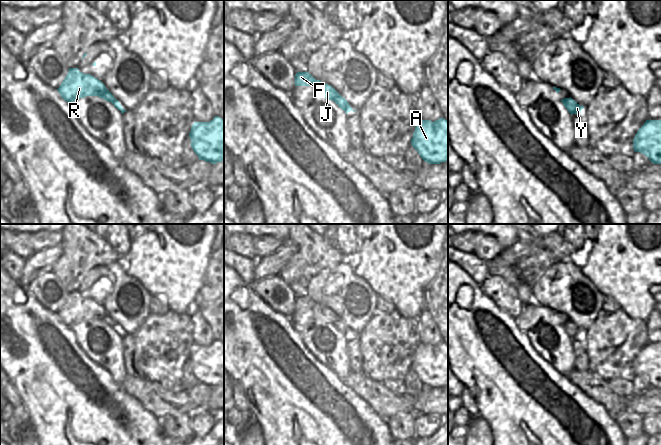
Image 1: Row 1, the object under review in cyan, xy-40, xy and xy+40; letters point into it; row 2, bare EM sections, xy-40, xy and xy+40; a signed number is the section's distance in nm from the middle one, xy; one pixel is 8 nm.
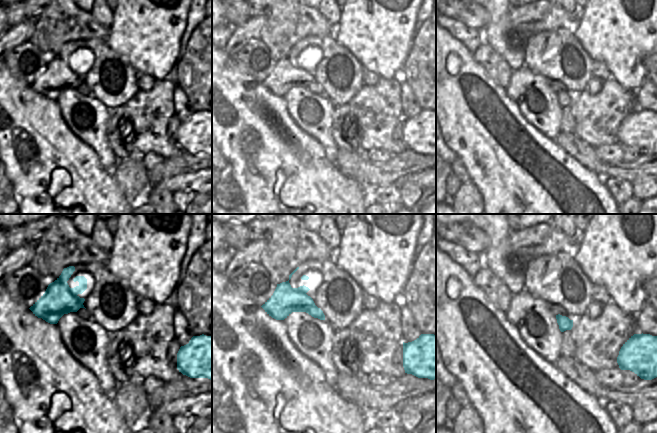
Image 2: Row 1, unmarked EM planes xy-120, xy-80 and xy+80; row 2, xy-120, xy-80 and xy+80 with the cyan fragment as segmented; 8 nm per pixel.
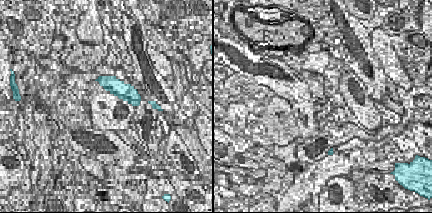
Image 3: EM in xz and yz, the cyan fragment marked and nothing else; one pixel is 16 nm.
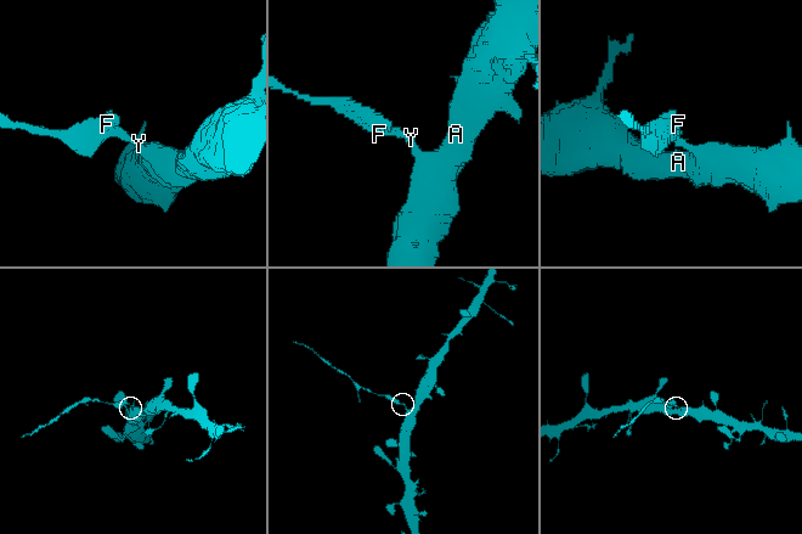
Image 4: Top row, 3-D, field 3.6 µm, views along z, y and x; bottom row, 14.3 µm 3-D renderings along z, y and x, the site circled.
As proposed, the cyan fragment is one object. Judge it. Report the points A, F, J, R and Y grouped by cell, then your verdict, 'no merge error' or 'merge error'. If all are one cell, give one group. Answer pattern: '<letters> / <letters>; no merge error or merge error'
A Y / F J R; merge error

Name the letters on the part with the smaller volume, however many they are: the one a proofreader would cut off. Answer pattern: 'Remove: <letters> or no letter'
Remove: F, J, R.

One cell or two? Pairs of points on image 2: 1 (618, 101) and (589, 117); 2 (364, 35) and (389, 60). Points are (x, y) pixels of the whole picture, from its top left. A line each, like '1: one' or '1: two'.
1: one
2: one

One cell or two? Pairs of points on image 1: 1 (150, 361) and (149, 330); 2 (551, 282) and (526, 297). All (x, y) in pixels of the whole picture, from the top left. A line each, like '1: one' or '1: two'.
1: one
2: two

